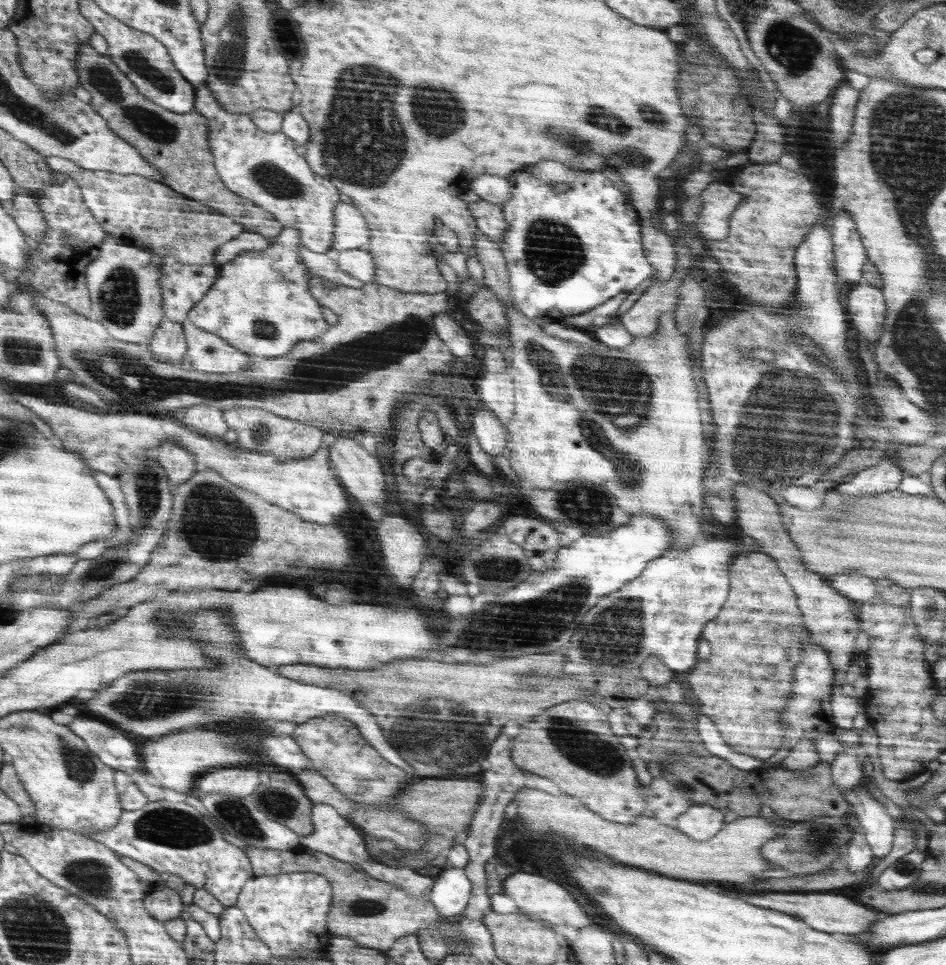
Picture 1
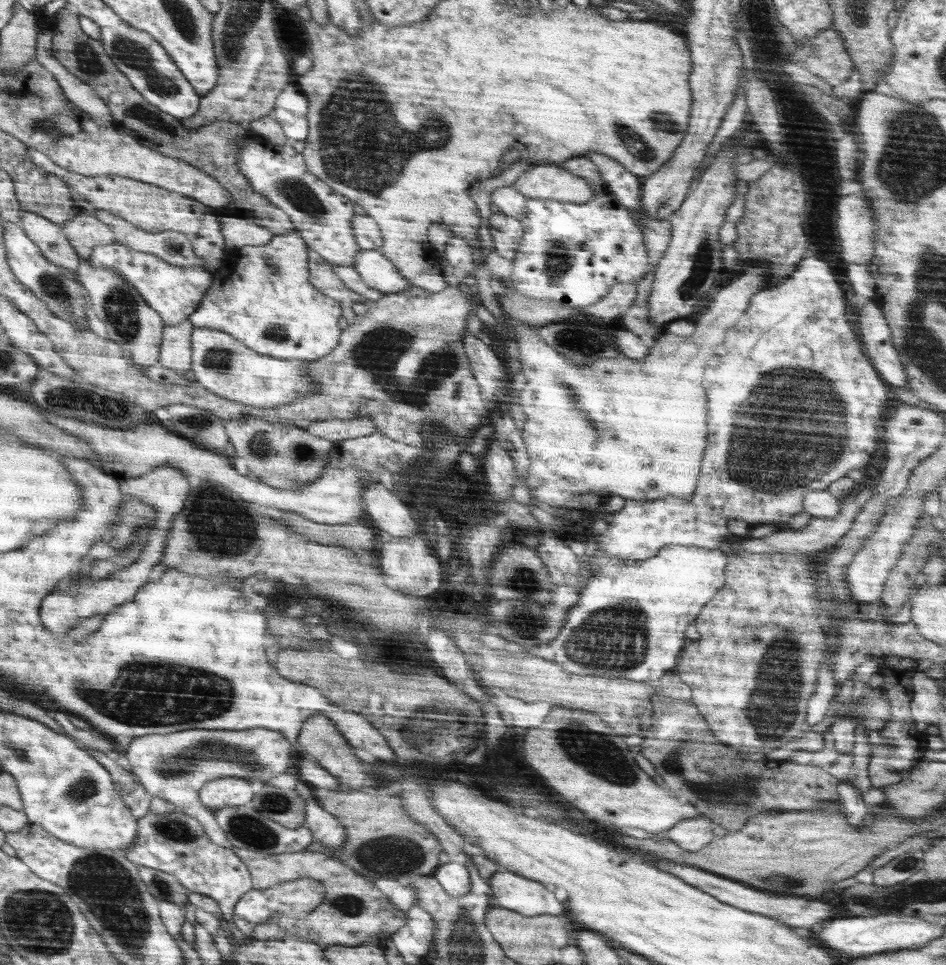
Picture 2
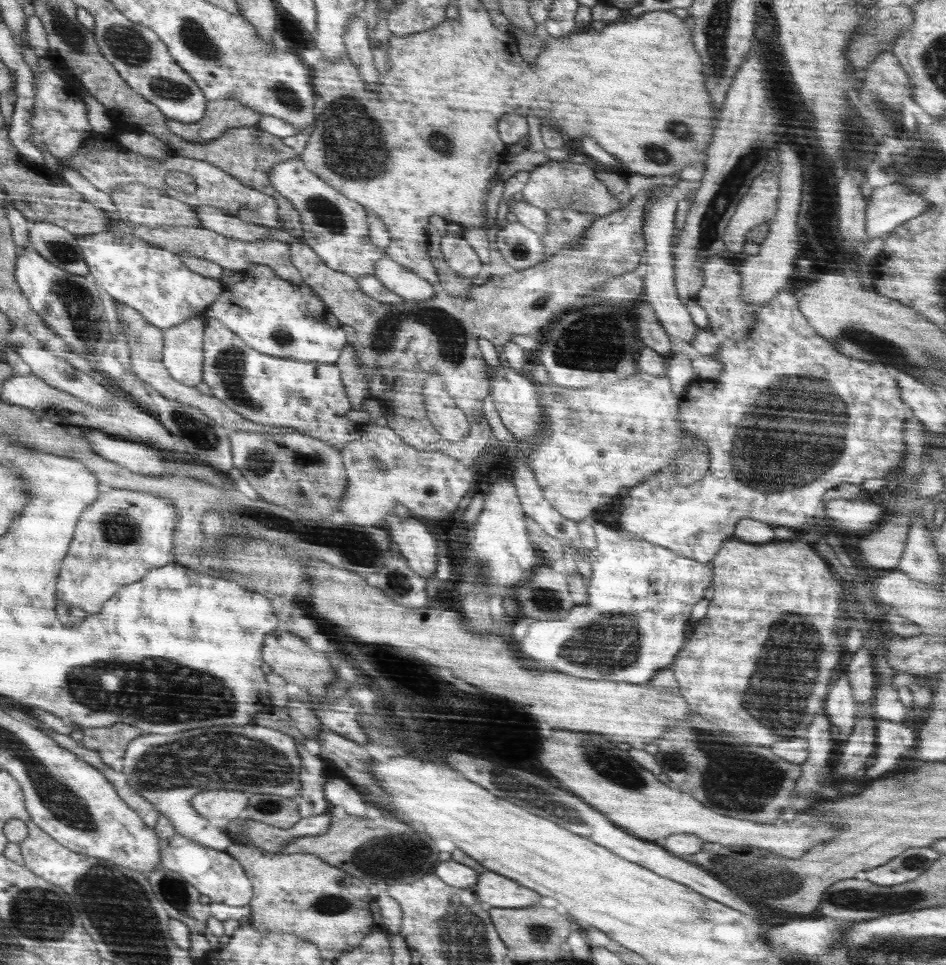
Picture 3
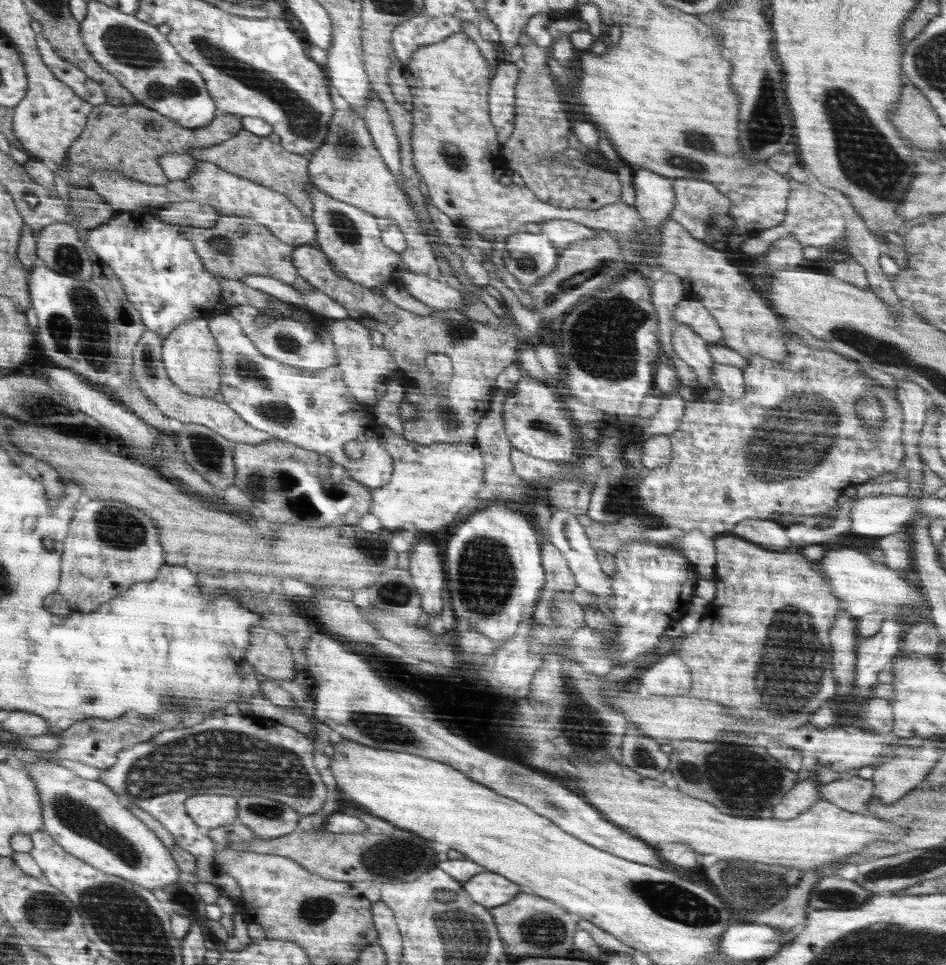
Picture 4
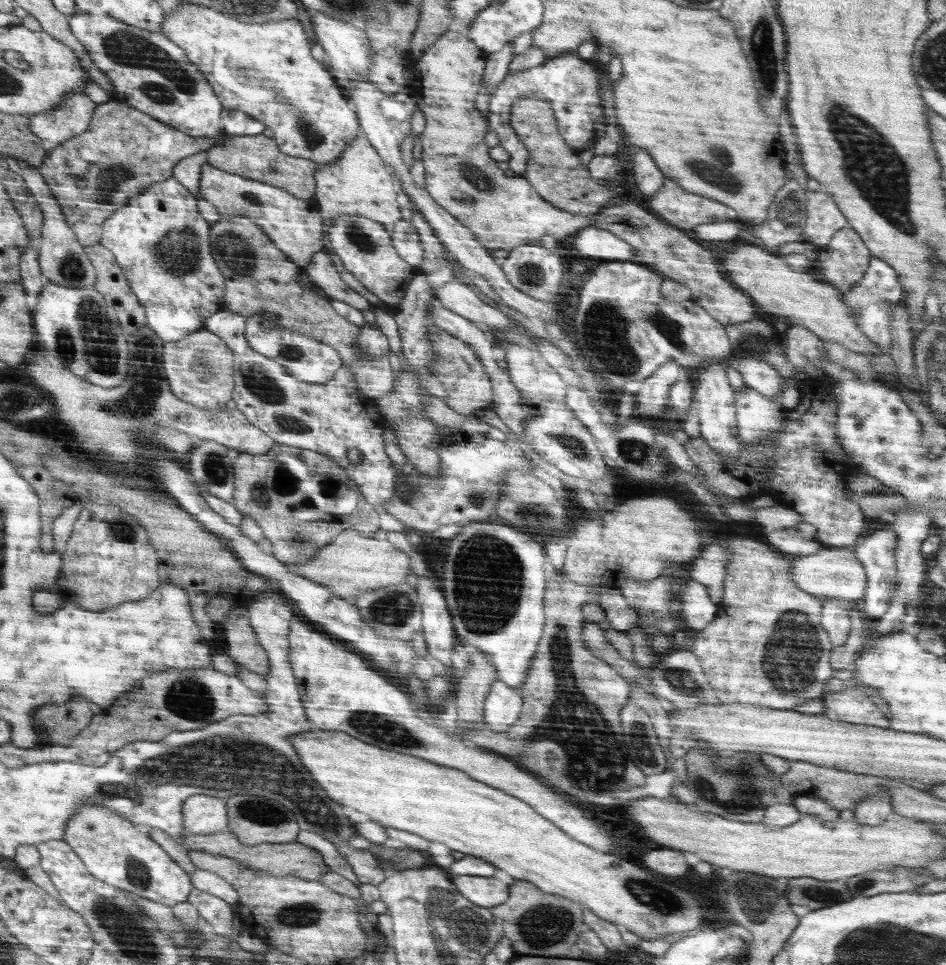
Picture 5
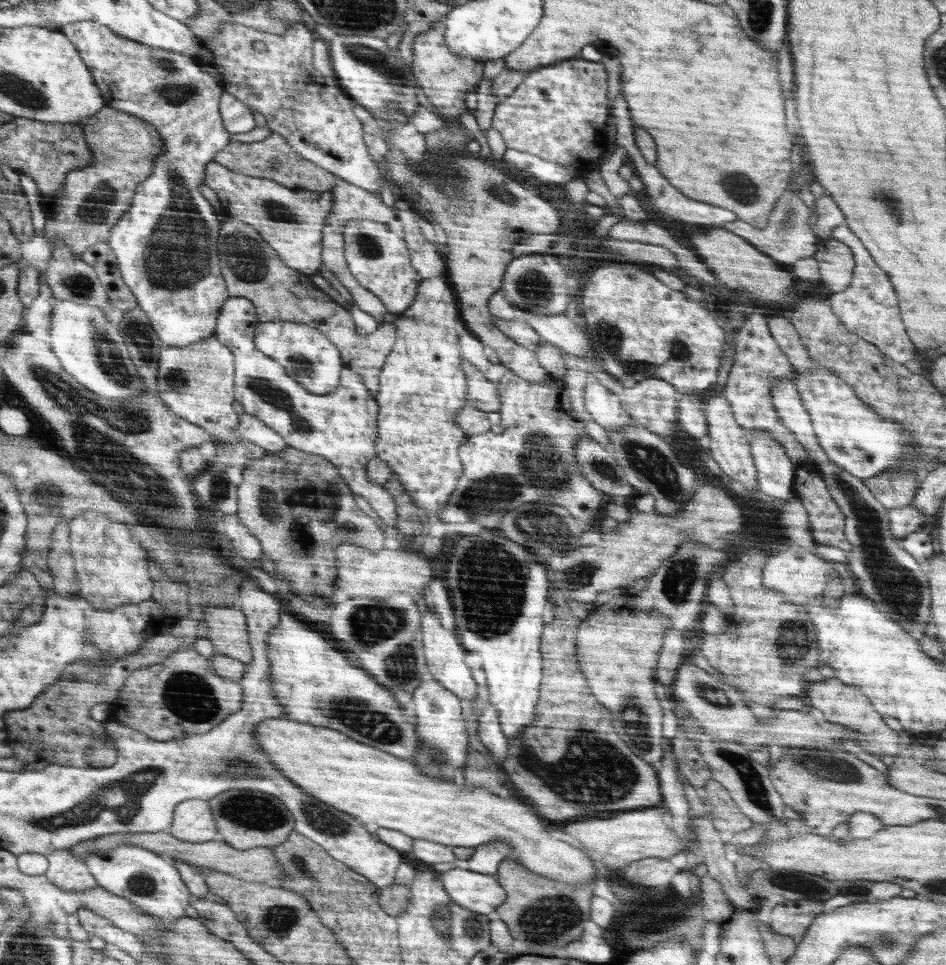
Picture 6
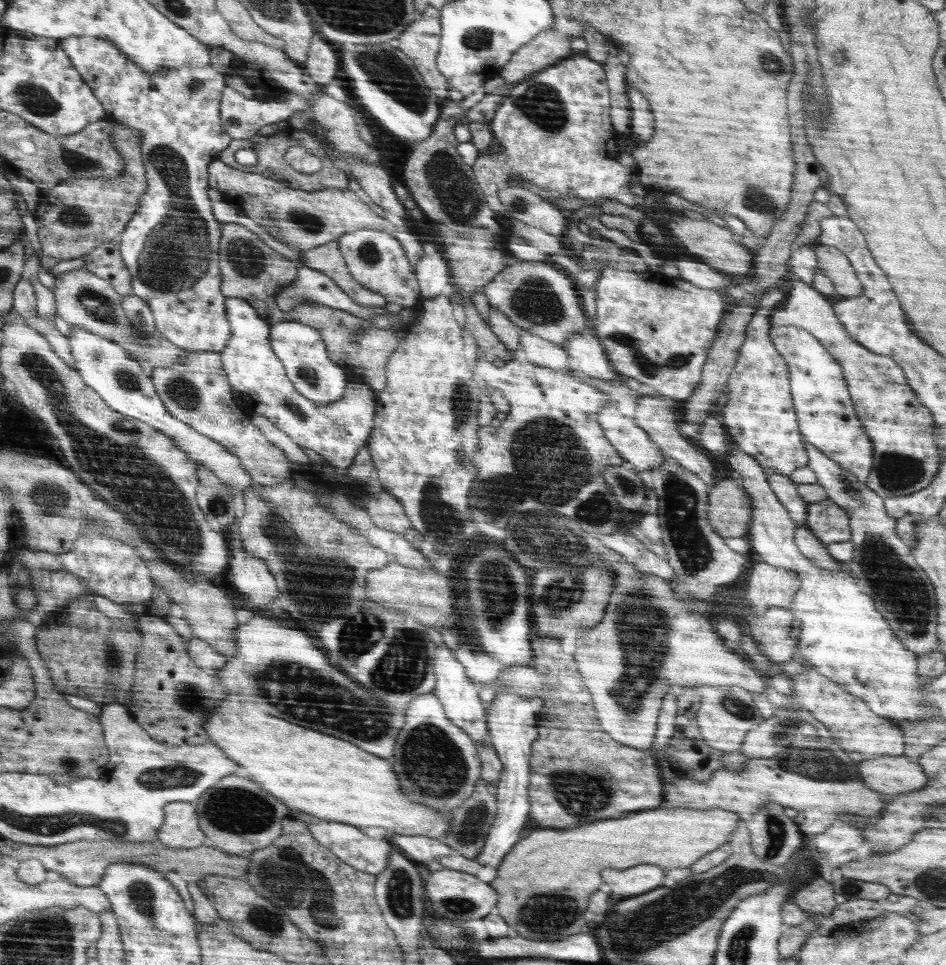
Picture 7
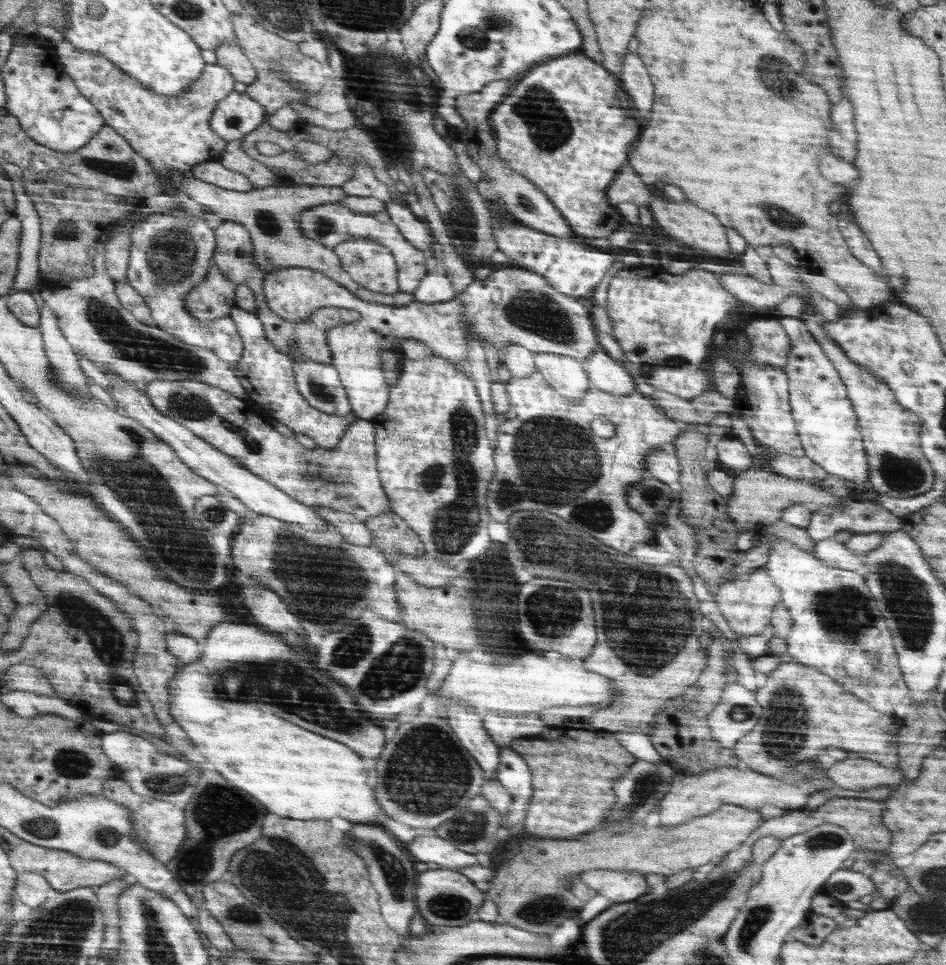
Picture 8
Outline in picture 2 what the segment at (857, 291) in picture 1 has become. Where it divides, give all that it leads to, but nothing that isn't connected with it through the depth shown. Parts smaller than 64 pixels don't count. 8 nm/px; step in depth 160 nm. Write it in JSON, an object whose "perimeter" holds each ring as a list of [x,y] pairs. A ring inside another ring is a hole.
{"perimeter":[[[871,299],[860,307],[858,328],[867,353],[884,380],[896,390],[896,394],[897,388],[910,390],[902,361],[892,342],[891,330],[877,300]]]}

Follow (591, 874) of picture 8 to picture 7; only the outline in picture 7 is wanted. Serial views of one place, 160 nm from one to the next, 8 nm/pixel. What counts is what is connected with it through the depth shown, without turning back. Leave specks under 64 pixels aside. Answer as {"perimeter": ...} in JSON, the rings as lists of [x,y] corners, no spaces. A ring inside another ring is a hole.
{"perimeter":[[[640,864],[624,870],[604,869],[602,875],[606,892],[620,901],[662,887],[667,870],[655,864]]]}

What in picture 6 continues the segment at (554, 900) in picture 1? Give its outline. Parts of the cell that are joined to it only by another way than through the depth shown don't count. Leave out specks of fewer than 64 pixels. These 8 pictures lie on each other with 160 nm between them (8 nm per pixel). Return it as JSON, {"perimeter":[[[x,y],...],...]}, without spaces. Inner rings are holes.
{"perimeter":[[[459,867],[439,874],[451,901],[478,914],[494,916],[494,910],[507,898],[507,891],[495,875],[480,874]]]}

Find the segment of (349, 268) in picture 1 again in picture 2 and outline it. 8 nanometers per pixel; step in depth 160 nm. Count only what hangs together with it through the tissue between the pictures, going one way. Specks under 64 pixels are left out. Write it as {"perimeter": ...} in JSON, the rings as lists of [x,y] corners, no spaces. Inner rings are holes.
{"perimeter":[[[380,249],[361,250],[356,253],[352,267],[369,287],[383,293],[400,292],[411,286]]]}

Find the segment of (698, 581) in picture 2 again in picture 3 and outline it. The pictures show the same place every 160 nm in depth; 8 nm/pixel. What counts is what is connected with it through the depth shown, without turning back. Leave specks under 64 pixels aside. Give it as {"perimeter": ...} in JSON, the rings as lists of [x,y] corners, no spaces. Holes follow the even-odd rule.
{"perimeter":[[[595,521],[593,528],[598,546],[588,552],[592,568],[590,584],[587,585],[588,600],[576,606],[576,610],[564,620],[530,624],[530,632],[522,638],[514,638],[512,646],[518,644],[520,656],[530,656],[540,668],[566,672],[575,678],[649,683],[658,670],[670,667],[676,652],[684,646],[684,622],[690,618],[692,606],[704,598],[706,588],[712,584],[708,564],[688,560],[674,554],[668,547],[632,540],[622,534],[617,525]]]}

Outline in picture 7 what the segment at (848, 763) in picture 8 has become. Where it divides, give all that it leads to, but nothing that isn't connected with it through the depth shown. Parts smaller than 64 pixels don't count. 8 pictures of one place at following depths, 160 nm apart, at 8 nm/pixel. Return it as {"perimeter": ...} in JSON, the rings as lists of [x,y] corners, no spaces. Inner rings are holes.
{"perimeter":[[[903,754],[877,756],[857,763],[859,779],[868,788],[886,796],[902,795],[921,788],[928,782],[922,767]]]}

